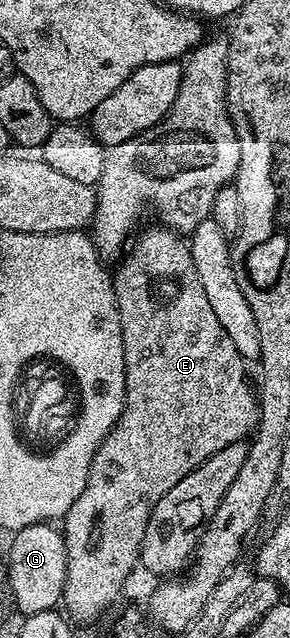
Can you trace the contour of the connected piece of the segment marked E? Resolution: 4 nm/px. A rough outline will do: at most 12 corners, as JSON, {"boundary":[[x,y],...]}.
{"boundary":[[174,228],[113,272],[125,406],[61,520],[97,619],[153,506],[259,423]]}

